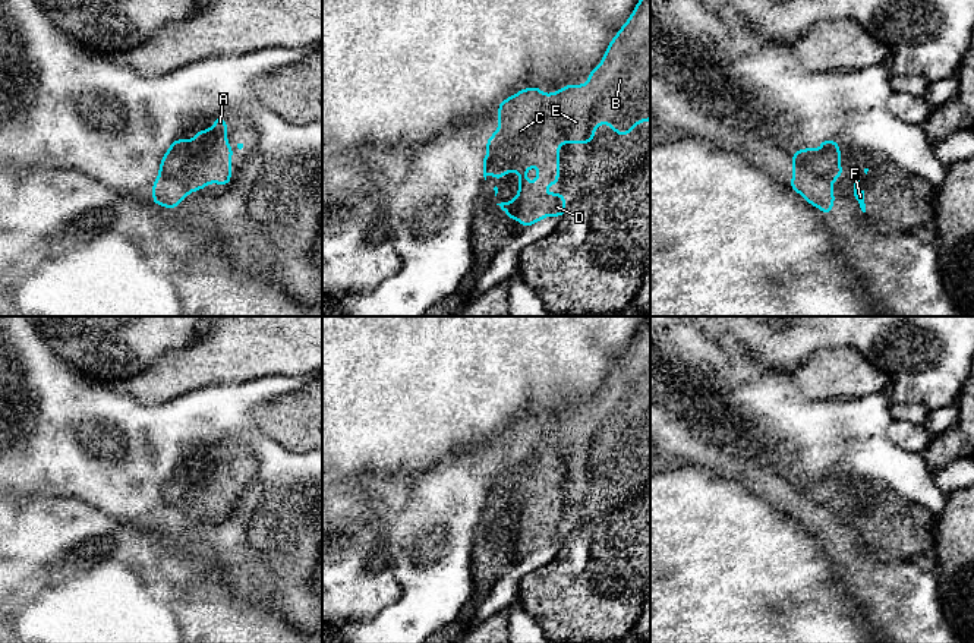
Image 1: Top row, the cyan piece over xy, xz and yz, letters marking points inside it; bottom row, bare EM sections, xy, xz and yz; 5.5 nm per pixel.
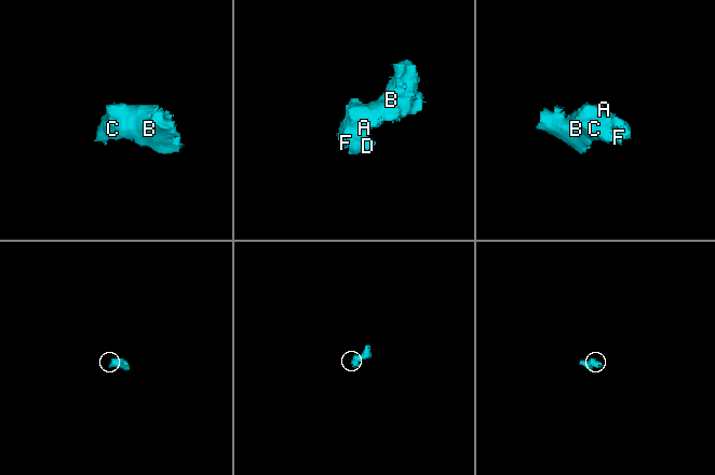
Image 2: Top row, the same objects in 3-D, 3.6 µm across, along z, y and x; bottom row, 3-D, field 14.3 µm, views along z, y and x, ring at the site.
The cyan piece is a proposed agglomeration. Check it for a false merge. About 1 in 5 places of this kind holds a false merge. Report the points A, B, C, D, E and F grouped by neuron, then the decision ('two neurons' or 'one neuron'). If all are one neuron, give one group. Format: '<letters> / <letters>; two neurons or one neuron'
A B C E / D F; two neurons

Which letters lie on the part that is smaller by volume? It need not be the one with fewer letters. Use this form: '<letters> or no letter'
D, F

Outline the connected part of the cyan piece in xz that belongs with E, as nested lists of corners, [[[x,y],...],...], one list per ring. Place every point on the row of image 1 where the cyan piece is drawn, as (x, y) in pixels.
[[[639,0],[633,13],[609,41],[601,63],[584,85],[568,83],[552,94],[527,86],[498,104],[498,130],[486,141],[486,157],[504,158],[514,146],[592,144],[595,130],[608,123],[618,136],[650,120],[650,0]]]

